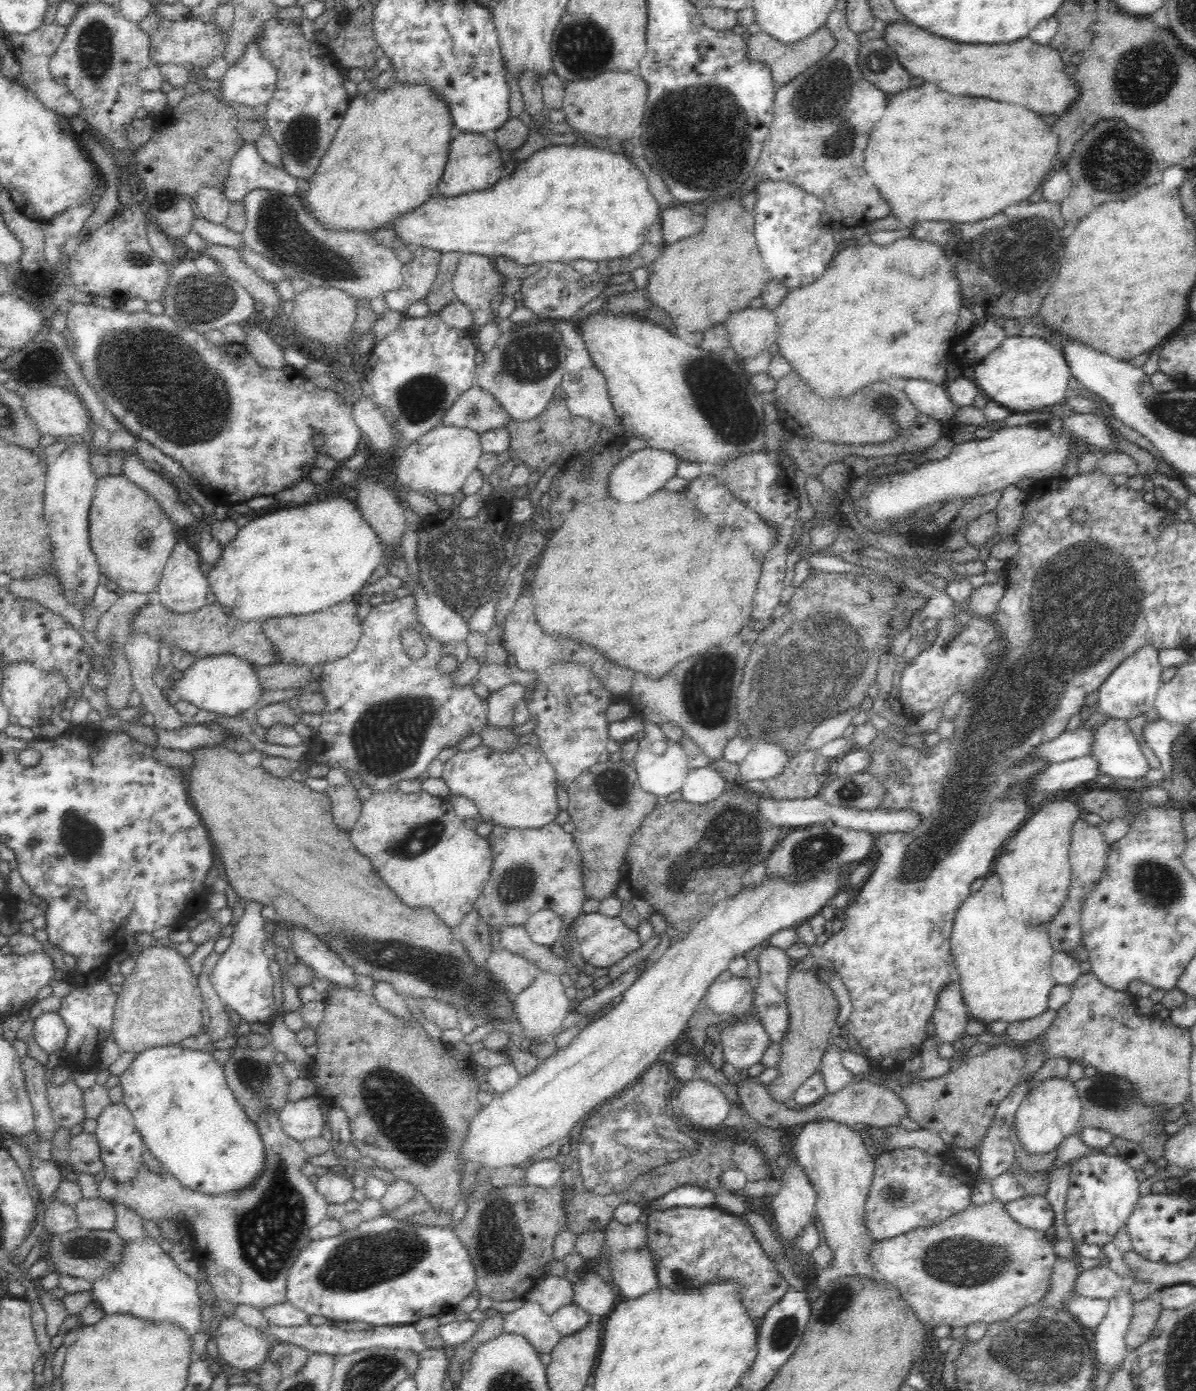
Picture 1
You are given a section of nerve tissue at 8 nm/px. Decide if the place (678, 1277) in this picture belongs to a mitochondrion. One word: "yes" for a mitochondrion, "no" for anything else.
yes

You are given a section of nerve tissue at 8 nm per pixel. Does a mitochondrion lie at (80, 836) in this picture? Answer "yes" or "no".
yes

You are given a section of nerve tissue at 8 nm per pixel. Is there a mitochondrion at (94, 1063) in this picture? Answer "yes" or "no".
no

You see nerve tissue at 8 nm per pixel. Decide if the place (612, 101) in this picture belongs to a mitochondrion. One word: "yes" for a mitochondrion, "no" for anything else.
no

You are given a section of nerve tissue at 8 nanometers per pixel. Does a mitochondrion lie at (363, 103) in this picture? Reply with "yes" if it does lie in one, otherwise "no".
no

